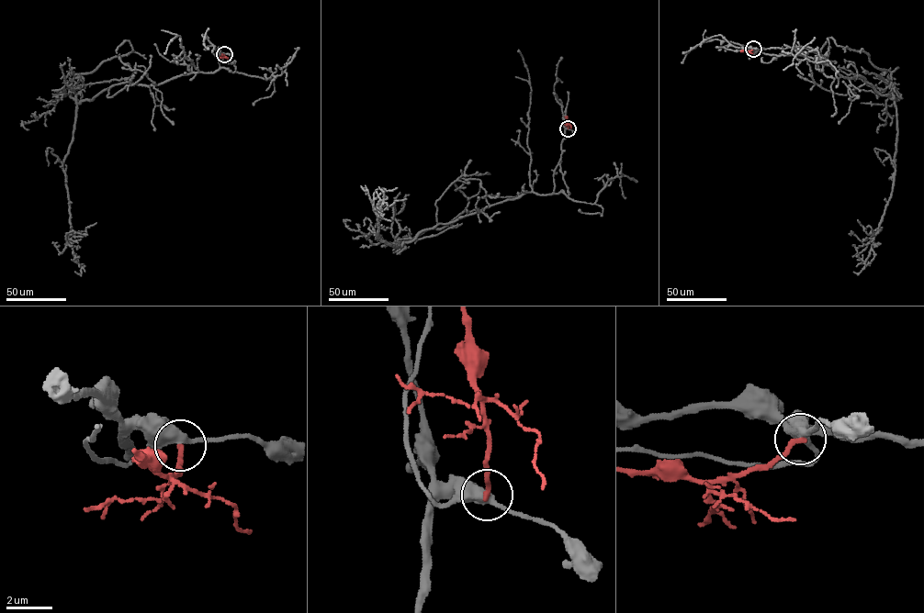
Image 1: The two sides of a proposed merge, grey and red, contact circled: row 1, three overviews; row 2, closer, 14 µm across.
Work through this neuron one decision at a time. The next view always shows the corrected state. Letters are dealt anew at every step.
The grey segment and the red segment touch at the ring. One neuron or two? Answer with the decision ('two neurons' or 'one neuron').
two neurons

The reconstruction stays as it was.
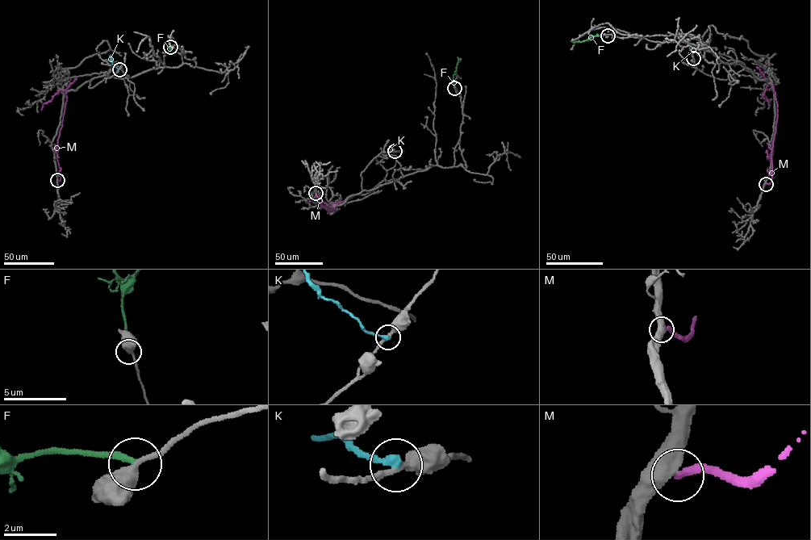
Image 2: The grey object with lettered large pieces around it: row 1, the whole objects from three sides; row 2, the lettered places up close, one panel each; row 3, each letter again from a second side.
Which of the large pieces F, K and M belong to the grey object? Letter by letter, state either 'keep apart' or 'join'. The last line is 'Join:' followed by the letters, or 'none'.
F: keep apart
K: keep apart
M: keep apart
Join: none

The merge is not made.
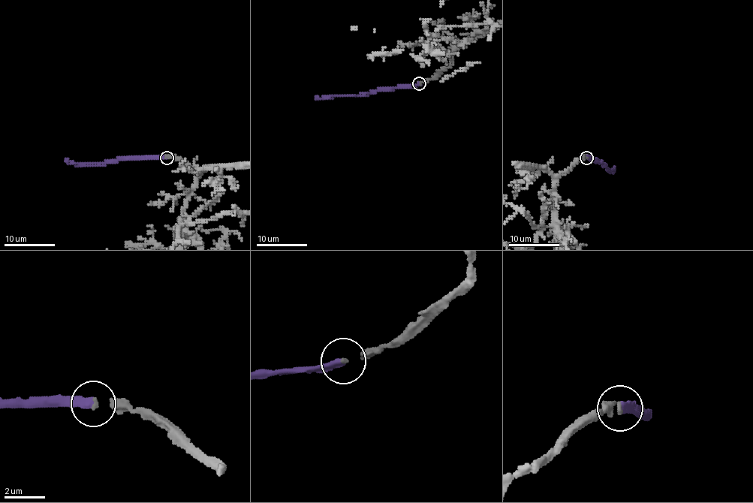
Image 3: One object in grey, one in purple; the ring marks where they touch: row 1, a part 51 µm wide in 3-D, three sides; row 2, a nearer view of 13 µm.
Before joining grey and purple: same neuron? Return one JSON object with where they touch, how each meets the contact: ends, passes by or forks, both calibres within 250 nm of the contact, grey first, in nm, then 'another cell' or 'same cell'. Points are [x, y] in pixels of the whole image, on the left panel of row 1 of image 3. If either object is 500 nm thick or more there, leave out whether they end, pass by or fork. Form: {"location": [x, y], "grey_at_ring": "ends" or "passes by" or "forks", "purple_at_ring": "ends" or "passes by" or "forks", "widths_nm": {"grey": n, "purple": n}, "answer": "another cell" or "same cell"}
{"location": [167, 158], "grey_at_ring": "ends", "purple_at_ring": "ends", "widths_nm": {"grey": 140, "purple": 360}, "answer": "same cell"}

